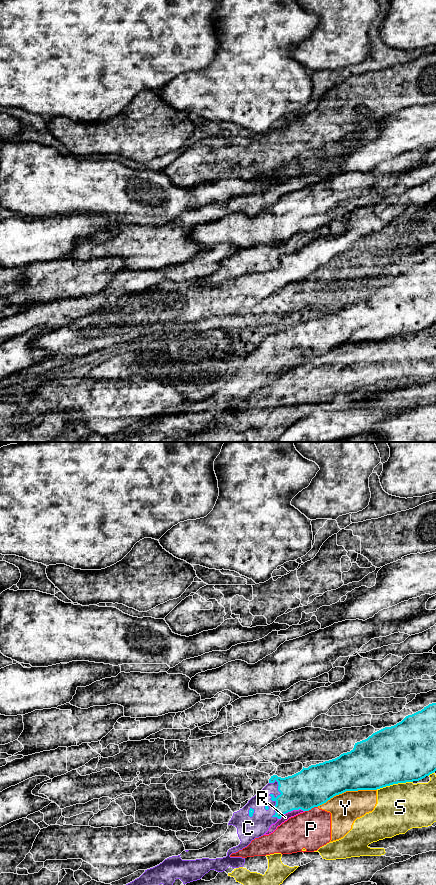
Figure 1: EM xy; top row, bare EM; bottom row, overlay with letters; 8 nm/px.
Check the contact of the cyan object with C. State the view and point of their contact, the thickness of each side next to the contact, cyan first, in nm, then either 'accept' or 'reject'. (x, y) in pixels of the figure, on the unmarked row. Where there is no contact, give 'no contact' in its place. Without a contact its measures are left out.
contact xy (271, 350); calibres 280 and 170 nm; accept

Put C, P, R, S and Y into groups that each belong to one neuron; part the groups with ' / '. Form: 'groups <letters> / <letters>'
groups C / P S Y / R

